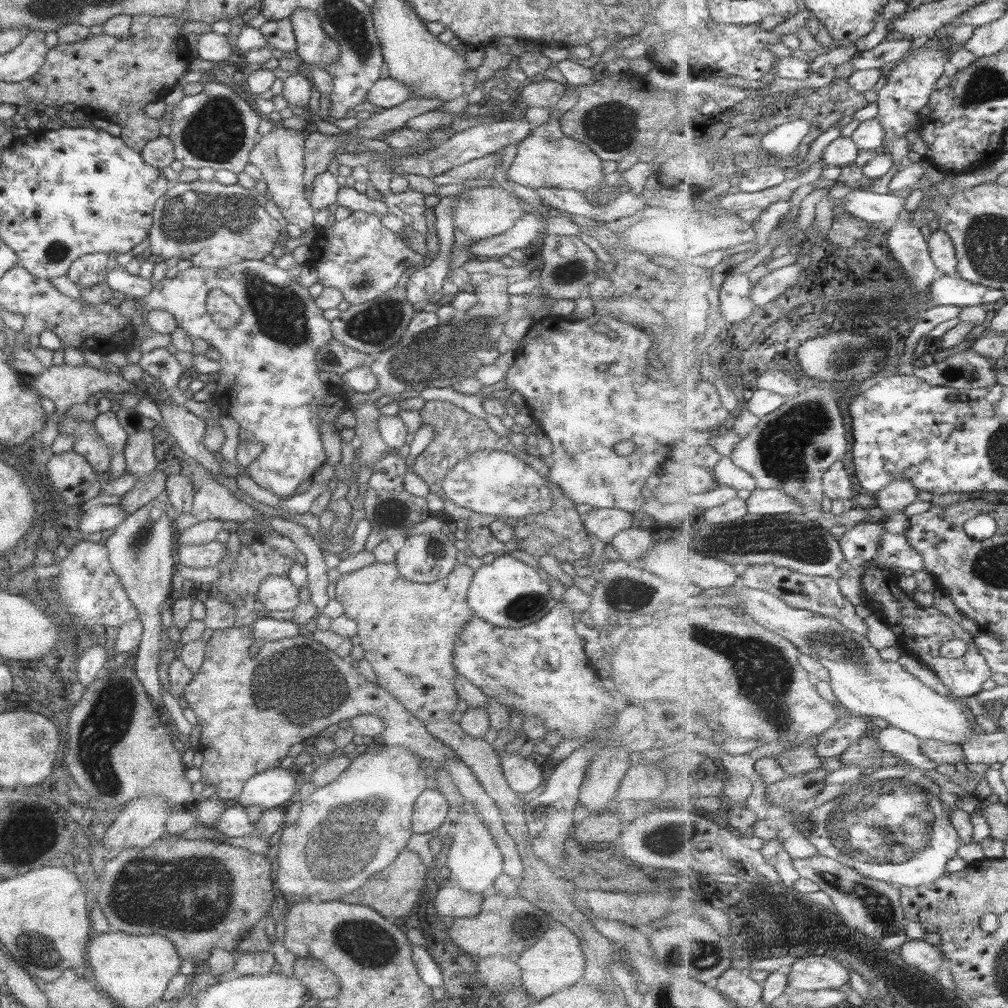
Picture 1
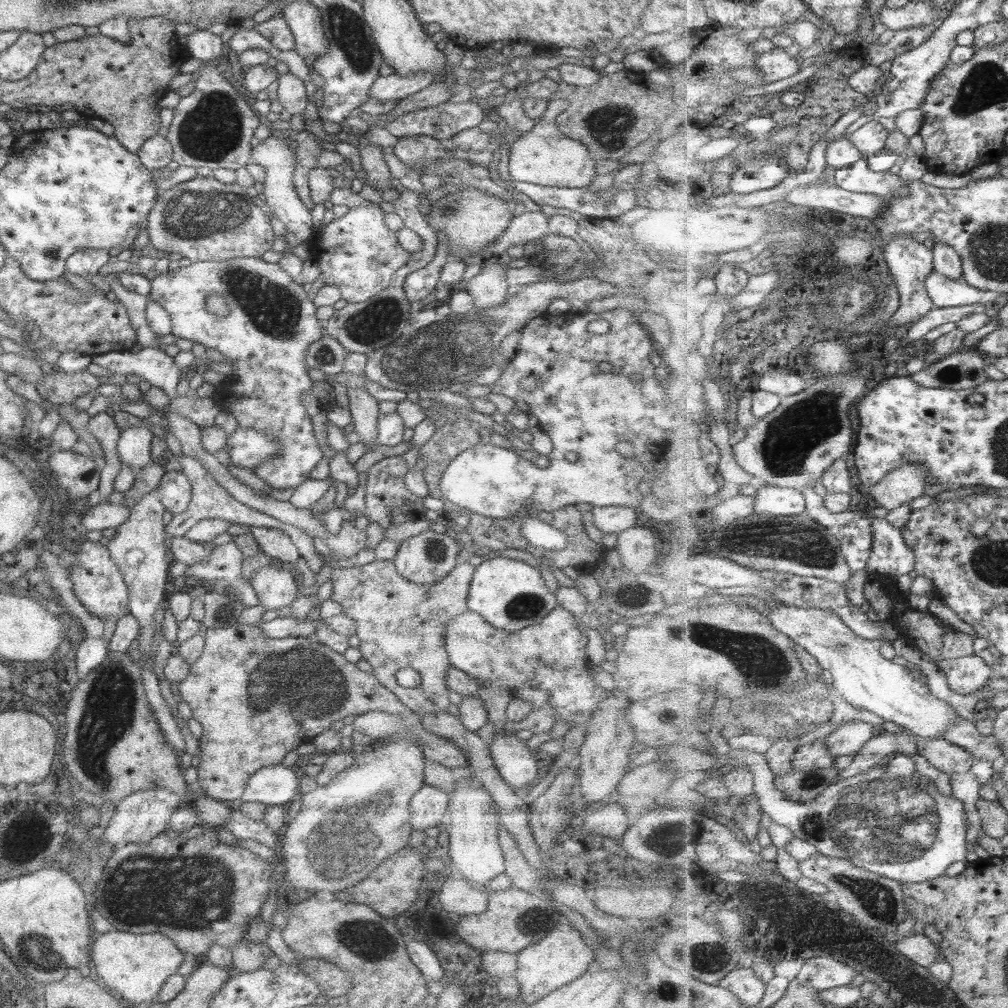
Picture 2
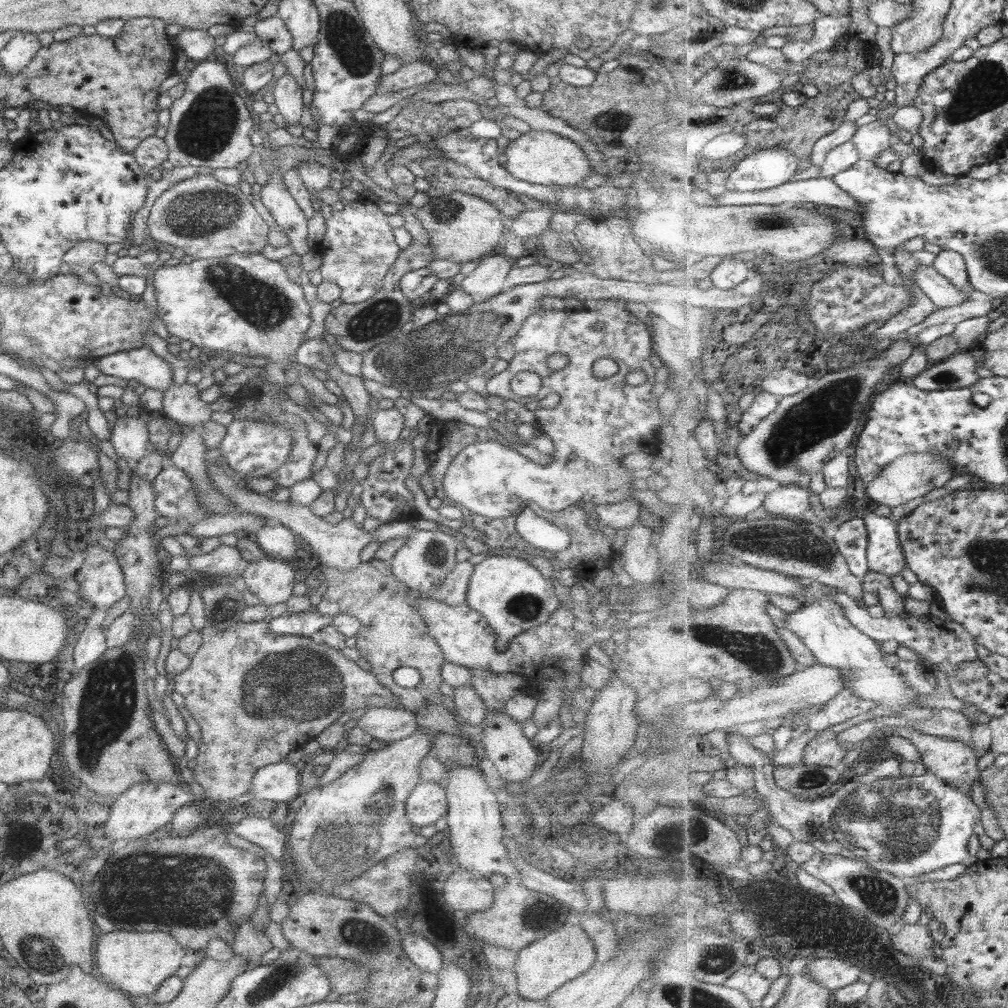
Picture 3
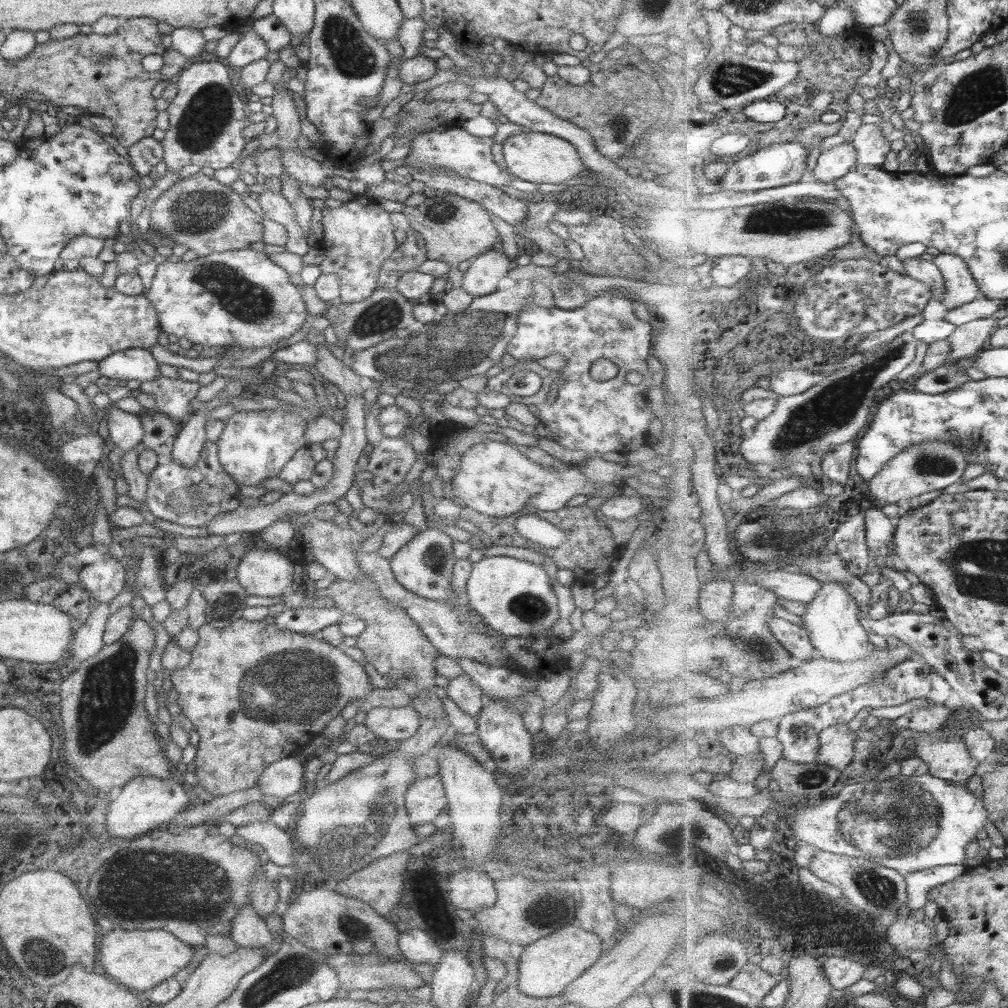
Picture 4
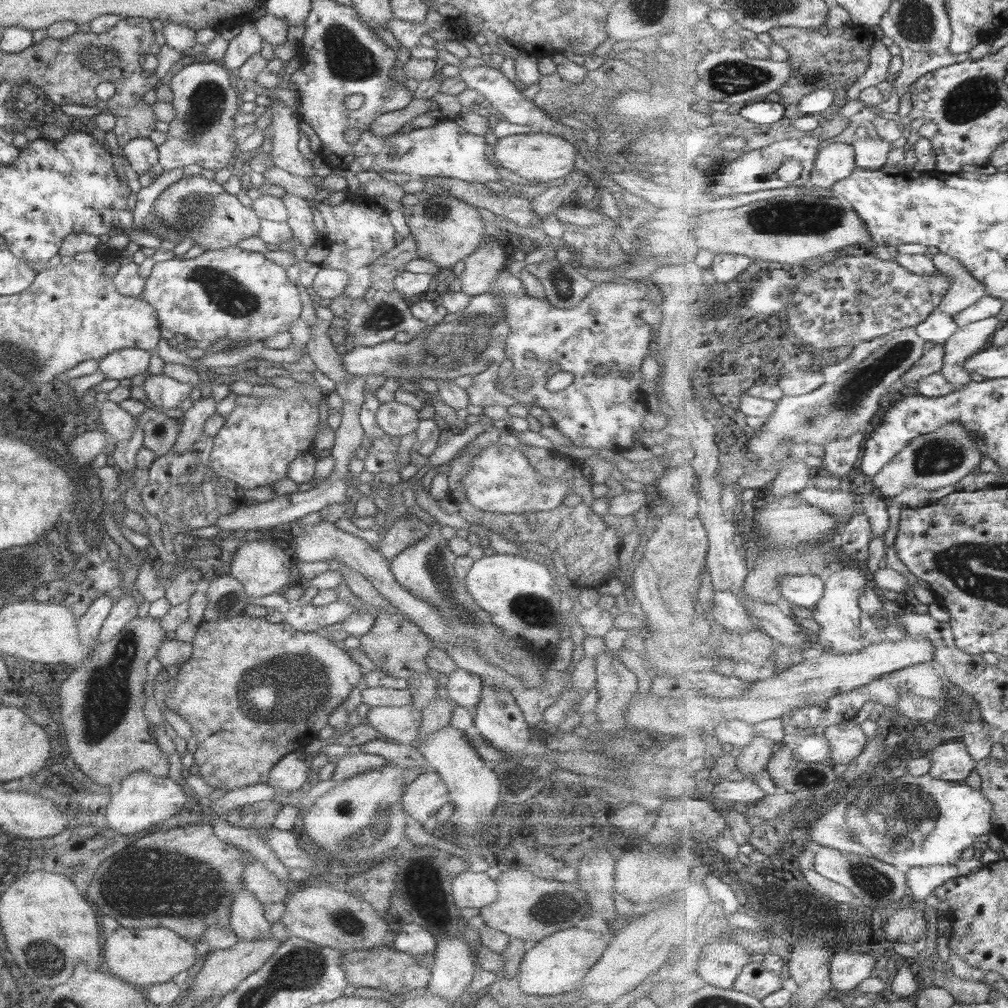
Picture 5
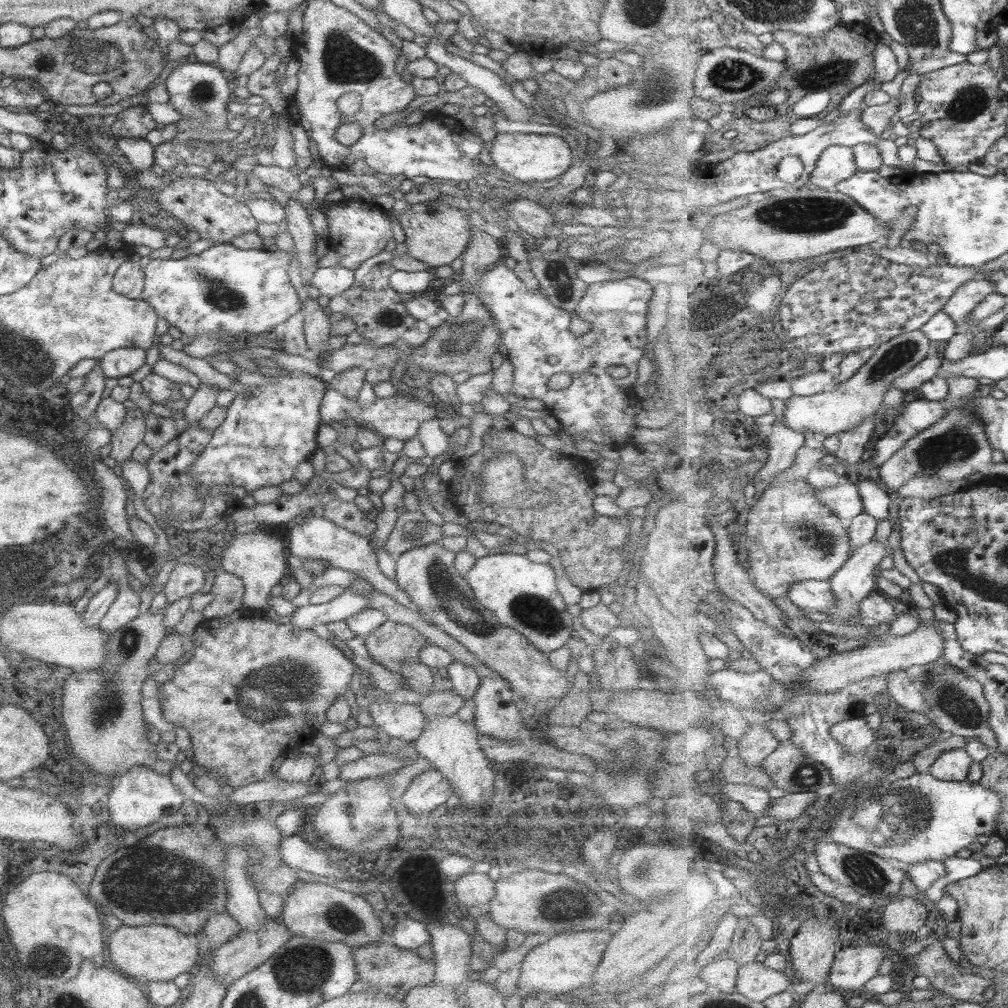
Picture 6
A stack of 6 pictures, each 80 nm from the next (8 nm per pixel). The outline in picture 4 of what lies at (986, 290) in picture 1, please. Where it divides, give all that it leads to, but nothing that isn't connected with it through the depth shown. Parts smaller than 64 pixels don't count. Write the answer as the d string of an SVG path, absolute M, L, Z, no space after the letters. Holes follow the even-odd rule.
M910 256L902 262L909 276L922 281L923 284L930 284L930 288L934 292L934 298L943 302L948 293L948 288L941 269L934 261L923 260L918 256Z

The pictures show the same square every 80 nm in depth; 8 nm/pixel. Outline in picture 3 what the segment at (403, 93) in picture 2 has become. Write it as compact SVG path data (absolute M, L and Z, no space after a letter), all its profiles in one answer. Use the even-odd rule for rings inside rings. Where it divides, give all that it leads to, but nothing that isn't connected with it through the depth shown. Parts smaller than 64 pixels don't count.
M414 60L395 72L381 75L376 82L374 92L397 92L407 88L421 88L427 82L437 78L437 68L423 60Z

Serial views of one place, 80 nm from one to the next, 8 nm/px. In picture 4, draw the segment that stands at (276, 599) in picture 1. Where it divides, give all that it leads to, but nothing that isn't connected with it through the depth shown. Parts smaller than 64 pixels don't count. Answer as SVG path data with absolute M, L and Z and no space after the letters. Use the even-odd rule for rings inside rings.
M251 547L236 567L236 581L247 596L277 598L290 592L298 567L279 551Z

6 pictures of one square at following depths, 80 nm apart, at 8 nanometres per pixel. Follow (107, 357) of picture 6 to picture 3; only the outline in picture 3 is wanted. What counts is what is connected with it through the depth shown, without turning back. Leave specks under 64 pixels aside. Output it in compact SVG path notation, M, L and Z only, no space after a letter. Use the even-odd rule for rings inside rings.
M147 346L100 356L91 363L101 373L102 381L134 380L157 391L165 391L173 384L169 370L173 366L157 357Z

